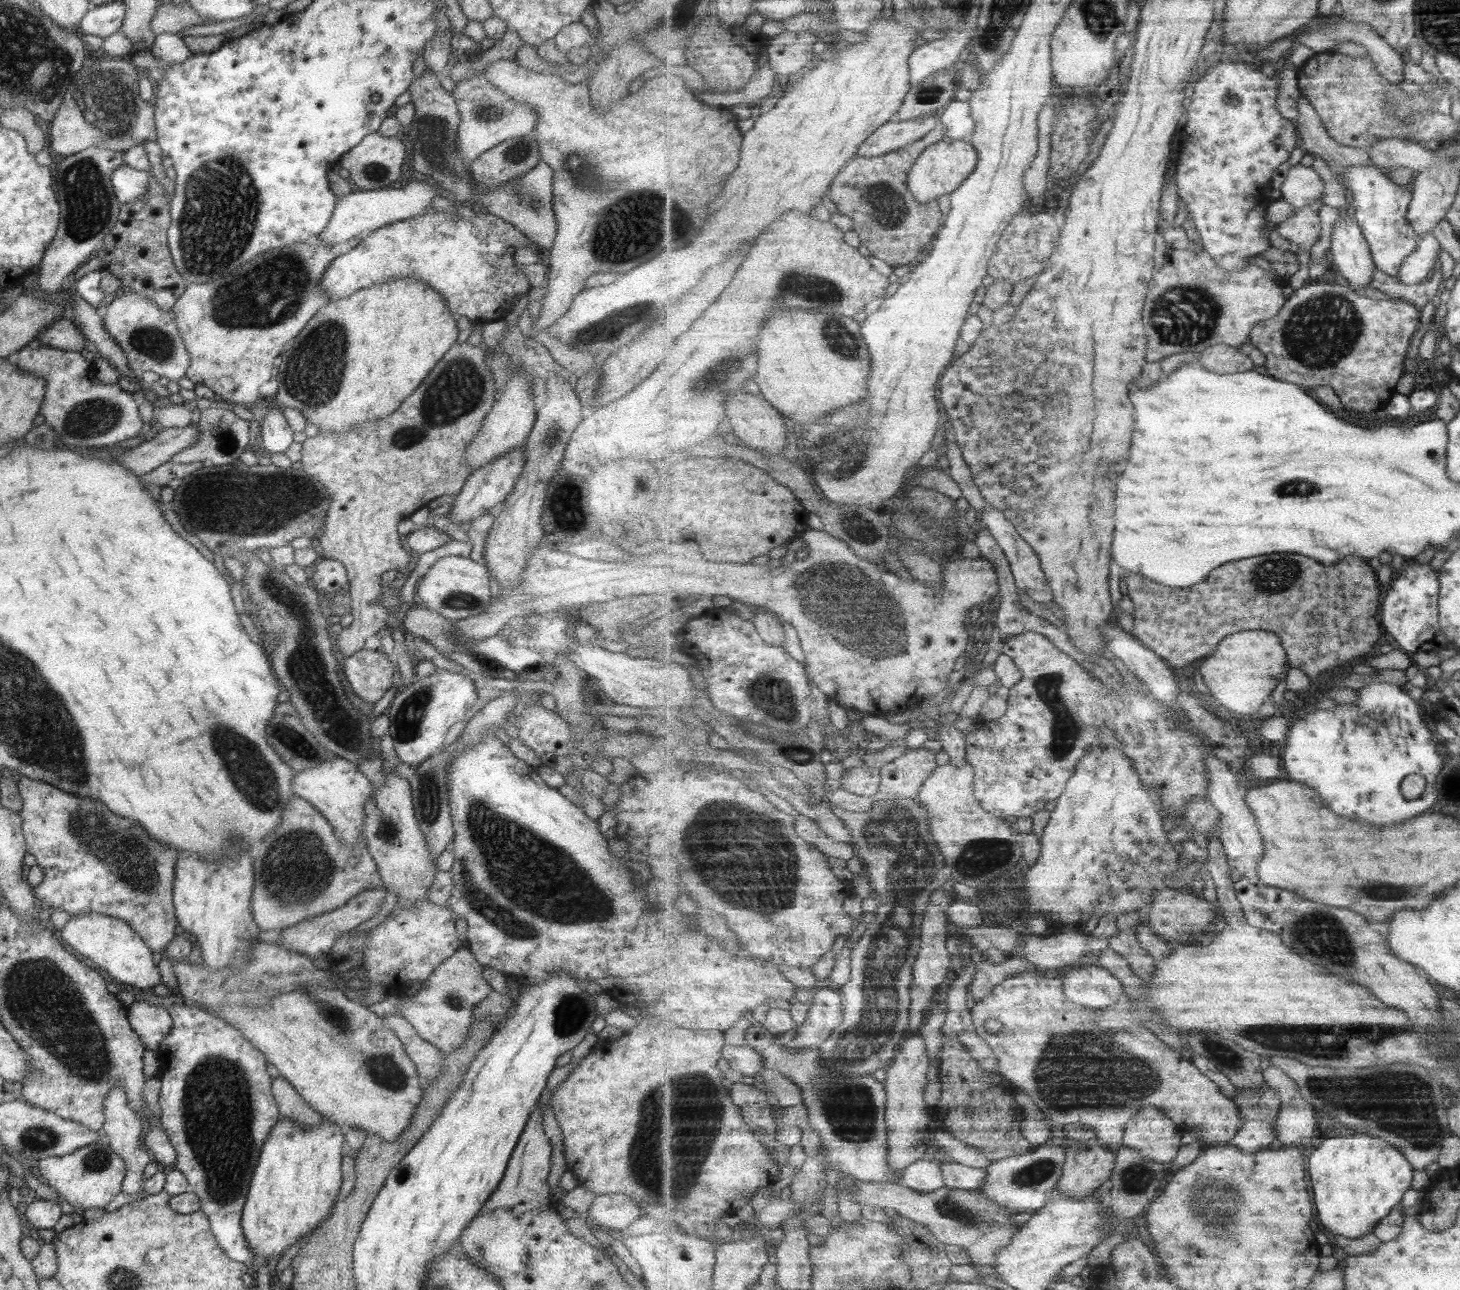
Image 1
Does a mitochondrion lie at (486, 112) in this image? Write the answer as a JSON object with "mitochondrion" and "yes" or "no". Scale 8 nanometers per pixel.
{"mitochondrion":"yes"}

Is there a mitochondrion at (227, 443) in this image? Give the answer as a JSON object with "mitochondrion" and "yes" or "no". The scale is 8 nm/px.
{"mitochondrion":"no"}

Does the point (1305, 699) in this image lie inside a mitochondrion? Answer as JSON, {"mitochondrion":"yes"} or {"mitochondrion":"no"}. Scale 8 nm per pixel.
{"mitochondrion":"no"}

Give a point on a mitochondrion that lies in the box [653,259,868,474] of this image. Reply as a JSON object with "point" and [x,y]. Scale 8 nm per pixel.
{"point":[827,289]}

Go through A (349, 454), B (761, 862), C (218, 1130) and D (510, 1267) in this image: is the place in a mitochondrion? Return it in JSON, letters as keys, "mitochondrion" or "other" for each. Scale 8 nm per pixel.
{"A":"other","B":"mitochondrion","C":"mitochondrion","D":"other"}

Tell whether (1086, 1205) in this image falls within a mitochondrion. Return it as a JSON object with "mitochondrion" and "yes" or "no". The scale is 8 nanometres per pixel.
{"mitochondrion":"no"}

